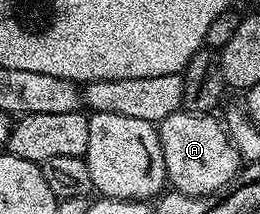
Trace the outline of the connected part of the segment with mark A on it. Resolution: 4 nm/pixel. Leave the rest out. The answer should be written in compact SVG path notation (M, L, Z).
M182 109L175 114L165 116L165 120L158 123L159 139L161 140L161 152L165 156L165 172L167 181L172 191L188 194L196 198L206 194L217 194L223 187L229 185L235 179L235 175L241 169L241 159L237 148L227 135L224 123L215 119L211 114L194 114Z

